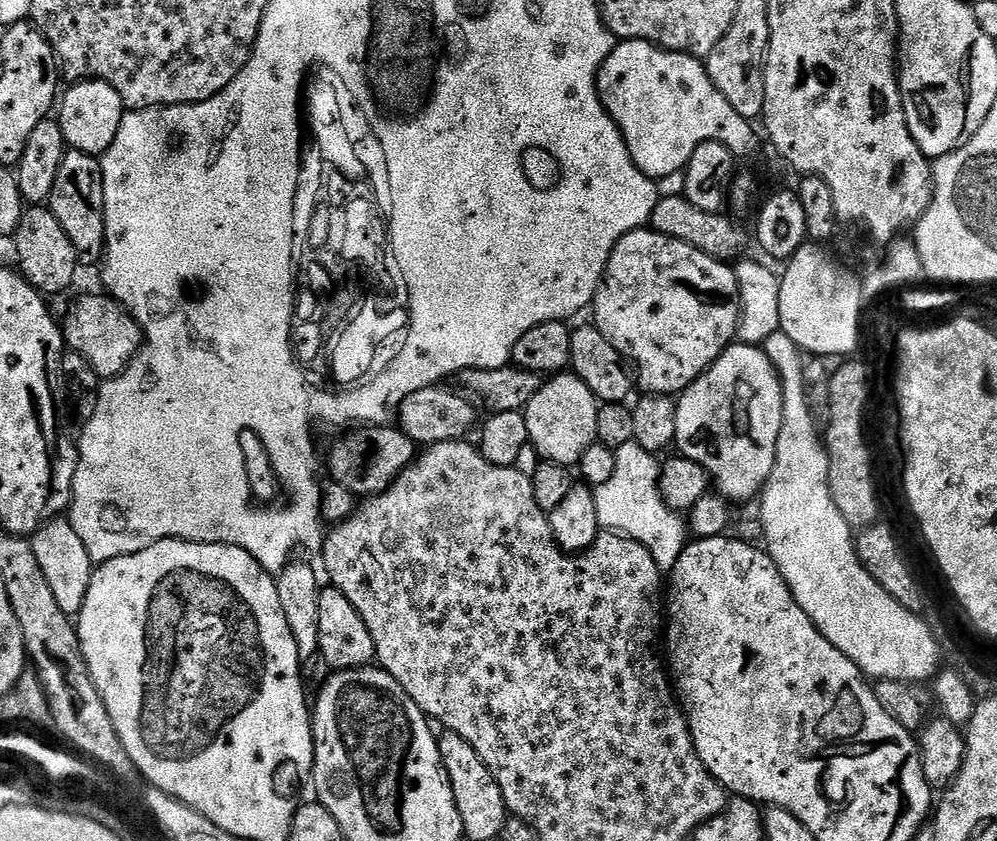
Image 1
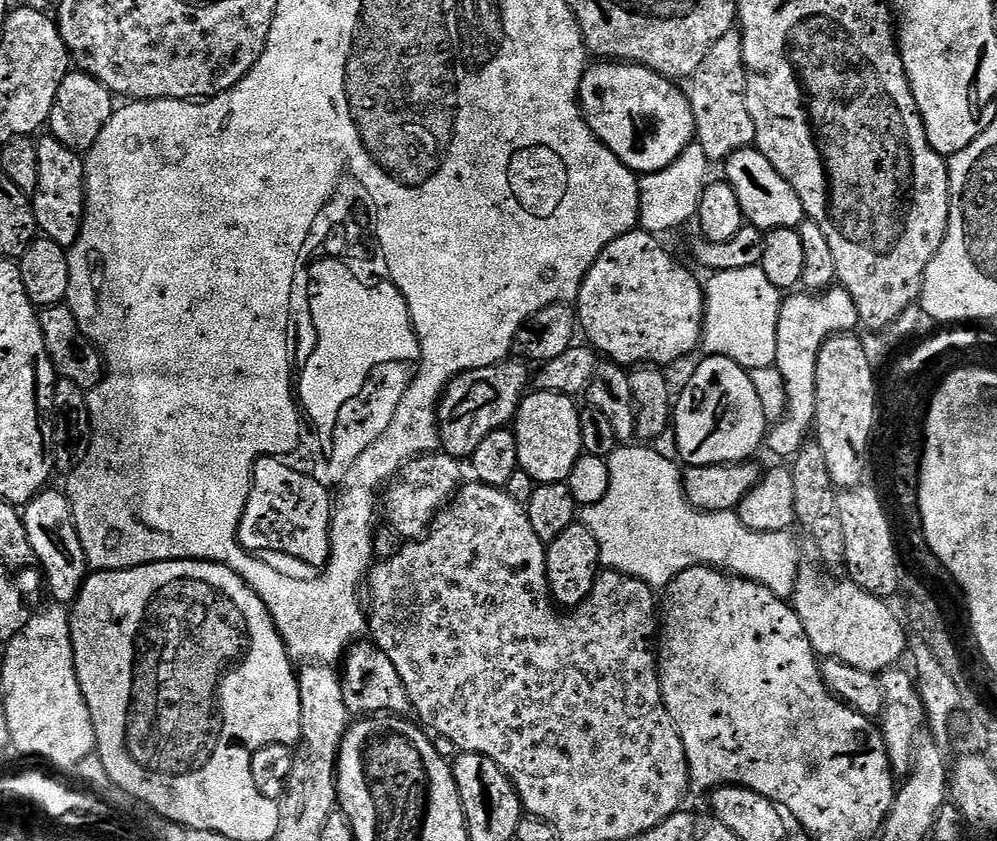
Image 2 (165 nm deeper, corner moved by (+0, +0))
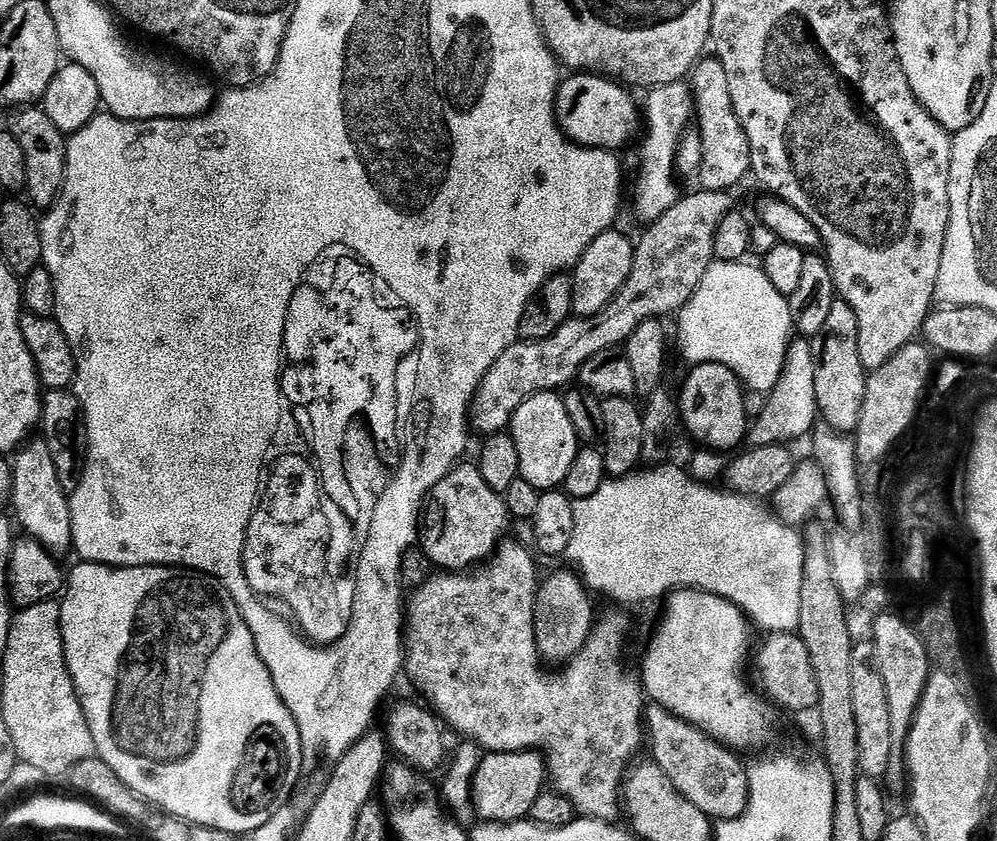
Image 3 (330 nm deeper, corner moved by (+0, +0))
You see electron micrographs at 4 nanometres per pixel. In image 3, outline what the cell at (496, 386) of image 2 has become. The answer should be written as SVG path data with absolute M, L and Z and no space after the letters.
M695 190L689 196L686 194L681 195L677 203L670 207L670 210L666 210L664 216L658 218L652 224L647 225L643 229L640 236L640 244L635 245L632 253L632 273L630 278L626 278L626 282L620 287L620 291L613 296L611 302L608 303L607 308L603 308L596 316L581 316L579 318L573 318L568 320L556 331L554 334L550 334L550 338L545 340L533 340L531 342L517 342L509 346L504 351L502 358L498 358L498 362L494 362L494 366L490 366L490 370L486 374L486 378L482 378L482 382L478 386L476 396L472 400L472 406L470 409L470 424L473 429L476 428L481 432L481 437L487 438L496 435L497 432L505 431L511 425L512 416L518 410L518 406L522 406L522 402L526 402L526 398L530 398L534 394L539 392L556 392L557 390L563 389L565 386L571 385L573 381L577 379L582 370L582 366L586 366L586 362L590 362L590 358L594 358L594 354L602 354L603 352L610 352L619 349L628 339L630 334L634 334L634 330L638 330L638 326L642 326L642 322L647 320L660 320L671 314L679 314L681 310L686 306L686 302L690 302L690 298L698 290L698 286L702 282L702 278L706 274L706 270L714 262L712 251L714 250L714 234L718 230L718 222L722 222L722 218L726 218L726 214L733 211L734 204L732 204L731 195L728 192L706 192L703 190Z

